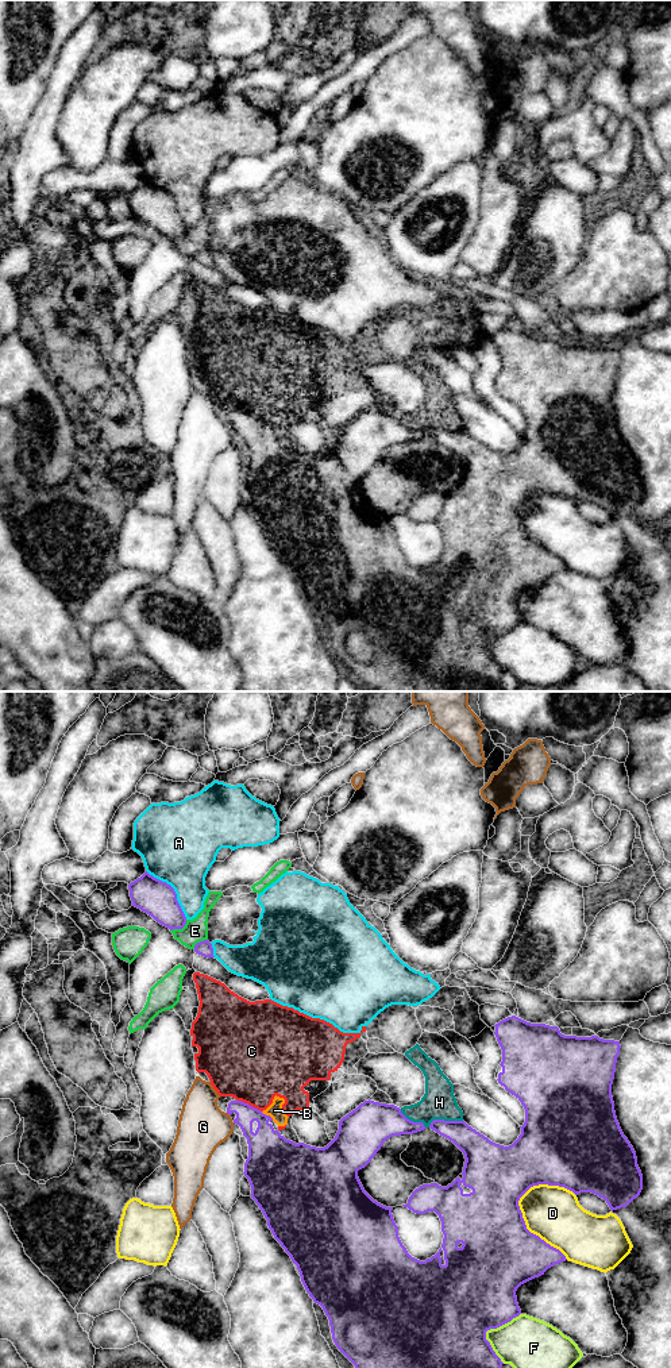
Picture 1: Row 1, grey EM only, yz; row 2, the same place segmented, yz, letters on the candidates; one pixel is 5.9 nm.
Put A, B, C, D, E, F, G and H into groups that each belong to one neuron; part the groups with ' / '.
A / B C H / D / E / F / G

